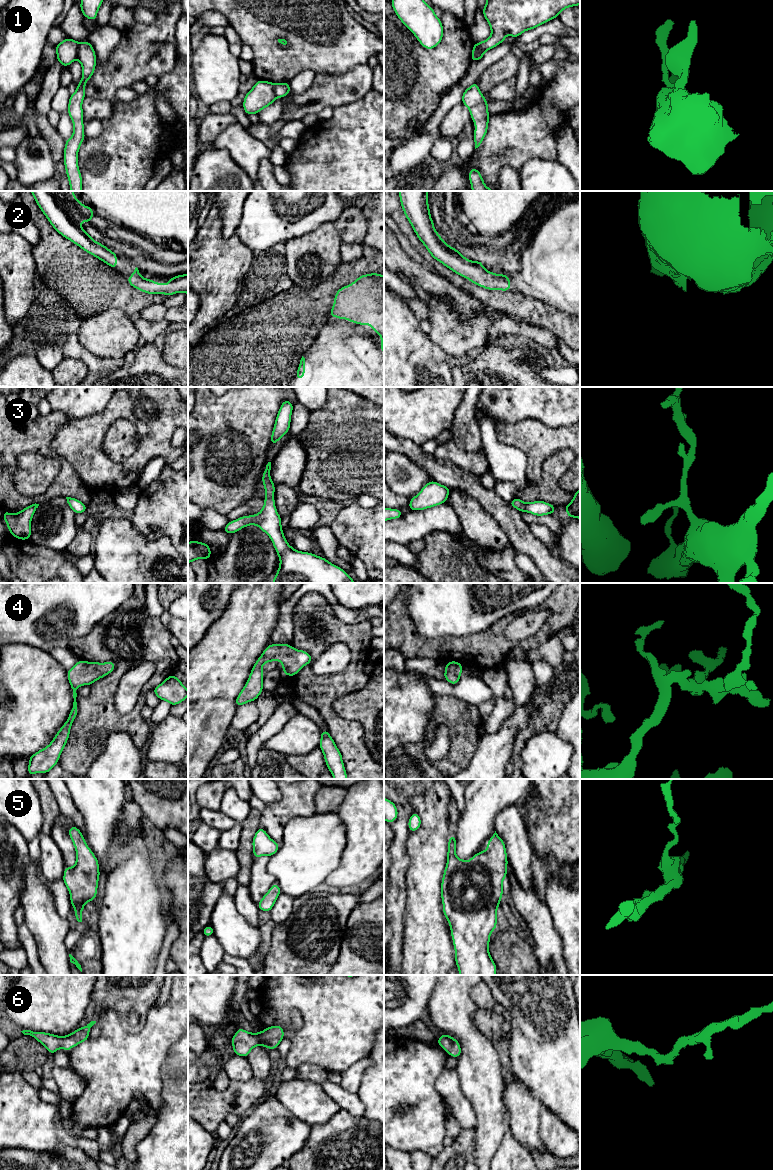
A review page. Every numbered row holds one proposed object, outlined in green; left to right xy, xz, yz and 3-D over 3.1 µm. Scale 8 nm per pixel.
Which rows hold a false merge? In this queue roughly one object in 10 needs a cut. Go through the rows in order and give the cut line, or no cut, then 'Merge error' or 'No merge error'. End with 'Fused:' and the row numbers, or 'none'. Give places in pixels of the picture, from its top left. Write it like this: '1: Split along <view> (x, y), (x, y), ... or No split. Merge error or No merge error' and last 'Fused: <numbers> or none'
1: Split along xy (80, 43), (76, 58). Merge error
2: No split. No merge error
3: No split. No merge error
4: No split. No merge error
5: No split. No merge error
6: No split. No merge error
Fused: 1

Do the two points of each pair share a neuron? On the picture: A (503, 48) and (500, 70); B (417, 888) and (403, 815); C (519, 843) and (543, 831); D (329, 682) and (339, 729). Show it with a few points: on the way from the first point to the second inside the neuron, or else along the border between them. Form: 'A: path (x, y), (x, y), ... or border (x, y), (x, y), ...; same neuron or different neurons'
A: border (510, 51), (502, 58), (490, 64), (482, 73); different neurons
B: border (410, 832), (407, 838), (407, 862); different neurons
C: border (526, 830), (531, 844); different neurons
D: path (327, 694), (327, 712), (330, 717); same neuron

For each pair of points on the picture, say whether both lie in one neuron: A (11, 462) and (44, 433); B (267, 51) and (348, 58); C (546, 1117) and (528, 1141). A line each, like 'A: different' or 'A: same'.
A: same
B: same
C: different

